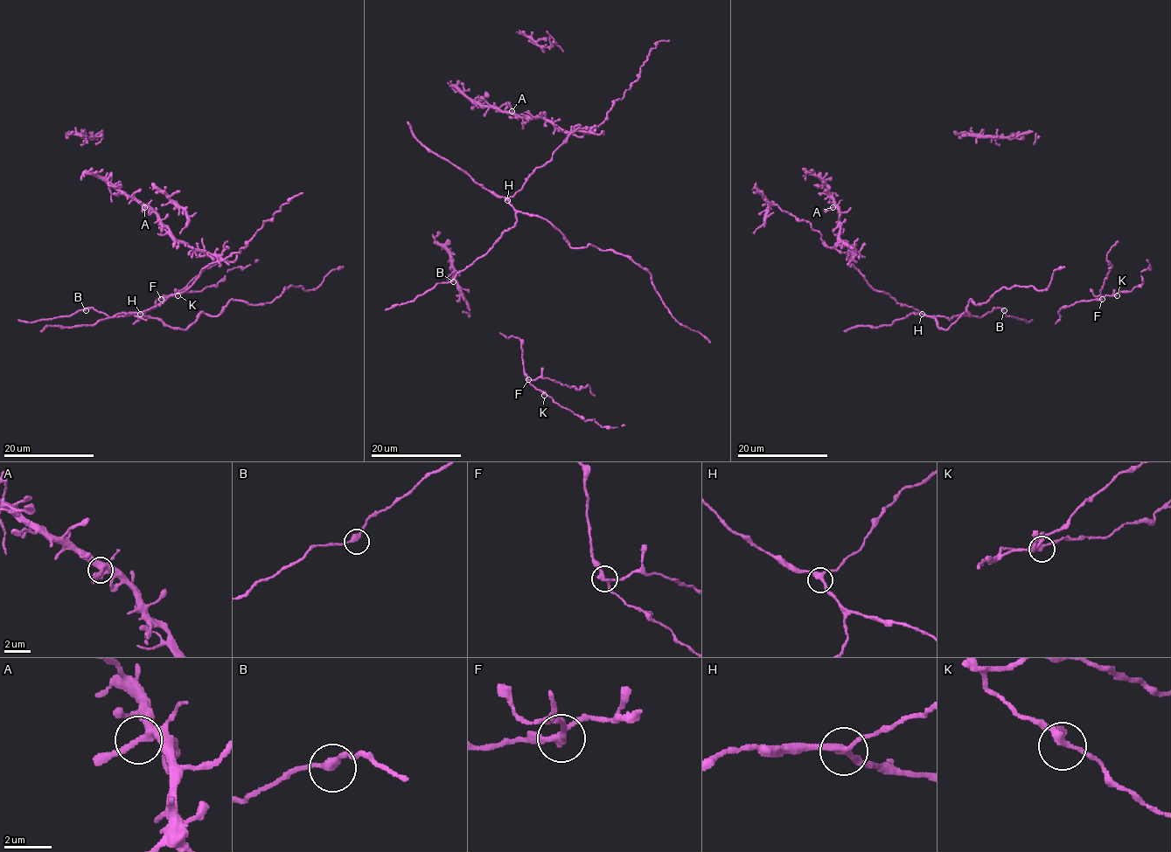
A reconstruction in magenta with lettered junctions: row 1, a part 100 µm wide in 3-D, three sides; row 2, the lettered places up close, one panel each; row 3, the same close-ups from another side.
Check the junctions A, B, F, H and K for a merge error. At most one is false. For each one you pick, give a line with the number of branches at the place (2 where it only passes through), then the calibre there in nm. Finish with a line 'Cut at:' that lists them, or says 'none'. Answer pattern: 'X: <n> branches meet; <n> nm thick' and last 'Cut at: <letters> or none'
F: 3 branches meet; 240 nm thick
Cut at: F

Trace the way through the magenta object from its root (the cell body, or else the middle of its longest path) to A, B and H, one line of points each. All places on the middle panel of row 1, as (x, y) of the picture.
A: (551, 159), (553, 154), (573, 132), (584, 128), (561, 131), (542, 117), (516, 116), (512, 111)
B: (551, 159), (538, 167), (508, 199), (516, 223), (484, 254), (461, 270), (453, 281)
H: (551, 159), (538, 167), (524, 185), (507, 200)

